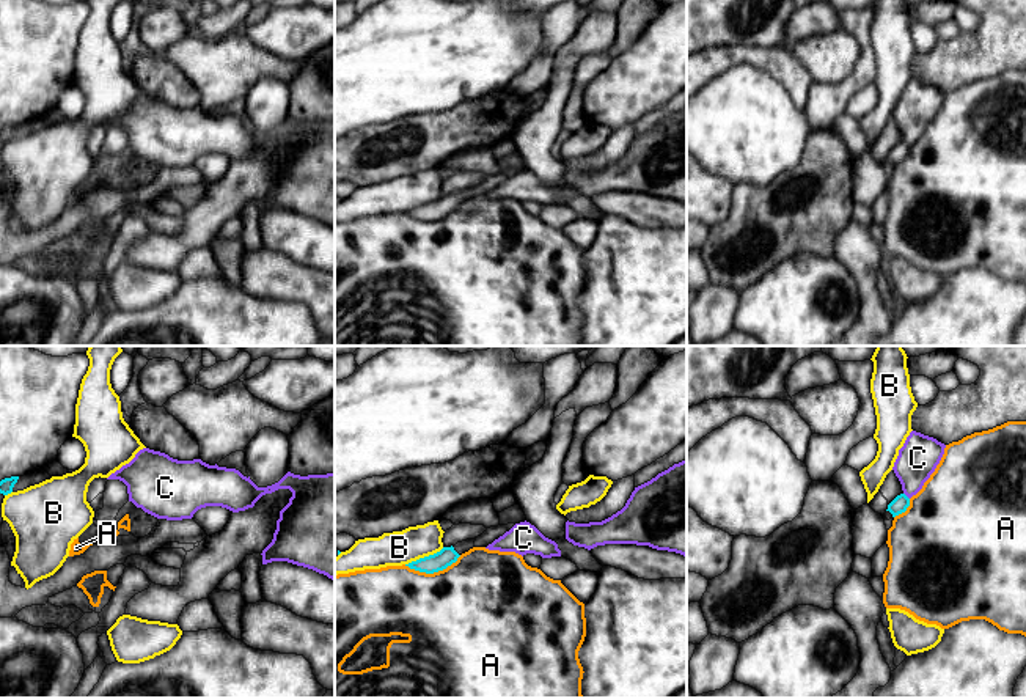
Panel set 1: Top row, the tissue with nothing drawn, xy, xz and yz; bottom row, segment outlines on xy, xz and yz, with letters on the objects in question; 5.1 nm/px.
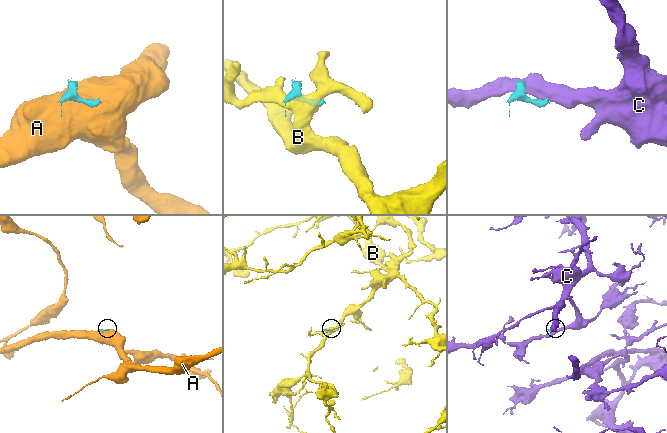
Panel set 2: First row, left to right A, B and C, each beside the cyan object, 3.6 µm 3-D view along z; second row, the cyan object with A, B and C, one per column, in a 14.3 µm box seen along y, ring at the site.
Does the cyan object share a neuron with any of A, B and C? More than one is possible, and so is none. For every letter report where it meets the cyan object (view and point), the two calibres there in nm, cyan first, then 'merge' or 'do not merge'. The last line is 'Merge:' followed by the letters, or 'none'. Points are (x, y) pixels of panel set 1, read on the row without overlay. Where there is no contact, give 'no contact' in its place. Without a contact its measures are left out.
A: contact xz (432, 220); calibres 90 and 500 nm; do not merge
B: contact xz (425, 205); calibres 90 and 180 nm; do not merge
C: contact yz (905, 143); calibres 90 and 200 nm; do not merge
Merge: none

